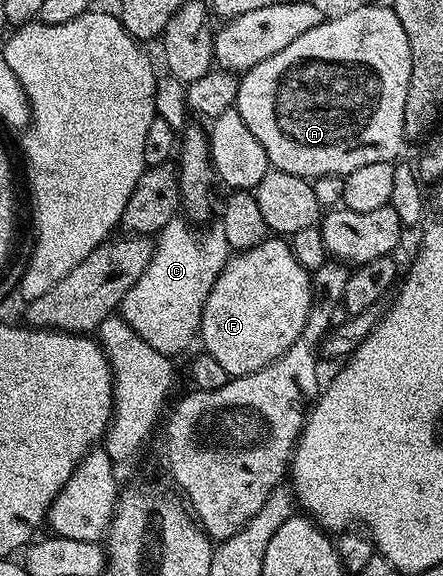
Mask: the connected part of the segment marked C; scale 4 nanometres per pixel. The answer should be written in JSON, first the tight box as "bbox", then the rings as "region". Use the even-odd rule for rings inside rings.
{"bbox":[120,215,232,358],"region":[[[179,215],[156,234],[154,254],[140,279],[132,283],[128,295],[124,295],[120,306],[120,316],[132,327],[133,331],[166,357],[173,358],[174,353],[182,353],[190,344],[195,344],[202,328],[202,312],[204,303],[220,275],[220,271],[226,266],[232,256],[230,245],[224,239],[224,231],[221,227],[206,229],[197,237],[193,233],[191,222],[185,216]]]}

